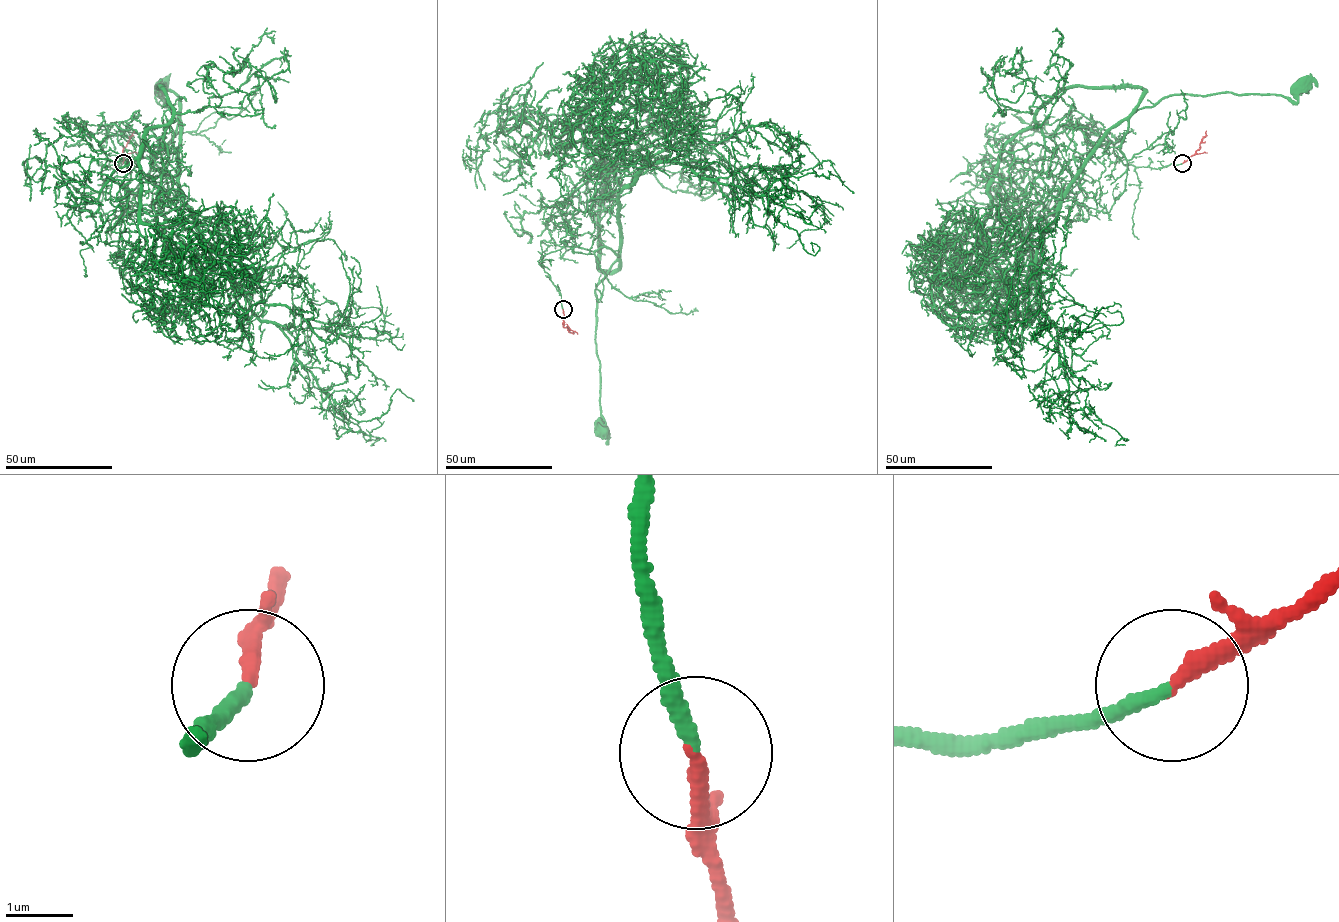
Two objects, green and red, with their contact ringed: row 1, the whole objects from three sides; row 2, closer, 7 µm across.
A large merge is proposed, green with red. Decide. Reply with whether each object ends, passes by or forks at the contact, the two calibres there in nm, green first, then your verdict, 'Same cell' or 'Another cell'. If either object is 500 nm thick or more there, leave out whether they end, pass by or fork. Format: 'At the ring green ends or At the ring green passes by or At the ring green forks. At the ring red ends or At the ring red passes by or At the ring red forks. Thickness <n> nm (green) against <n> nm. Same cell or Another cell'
At the ring green ends. At the ring red ends. Thickness 200 nm (green) against 260 nm. Same cell

